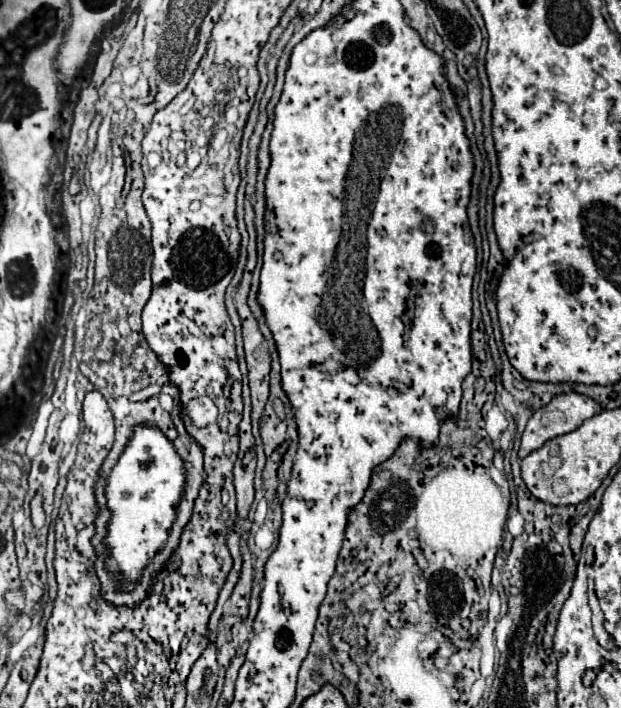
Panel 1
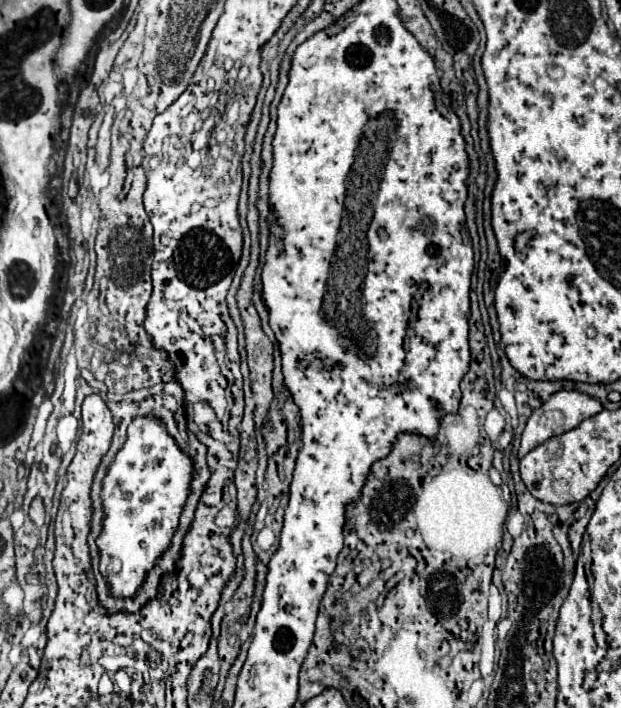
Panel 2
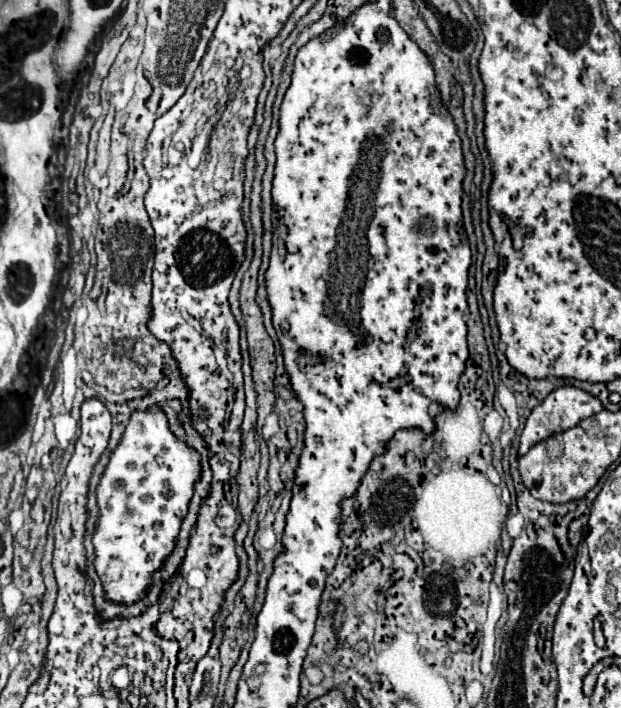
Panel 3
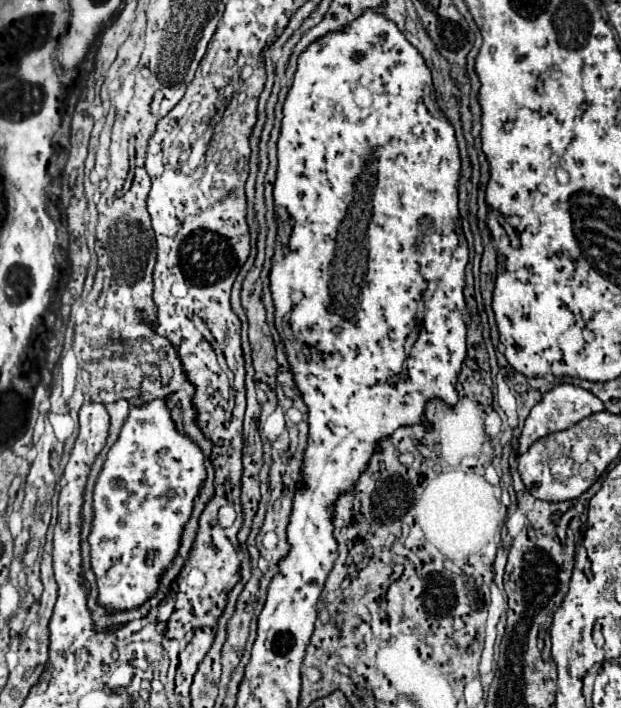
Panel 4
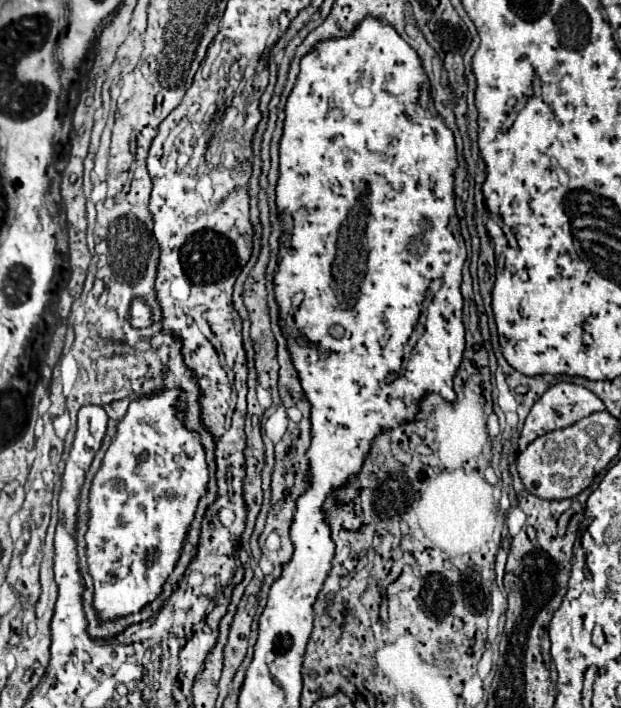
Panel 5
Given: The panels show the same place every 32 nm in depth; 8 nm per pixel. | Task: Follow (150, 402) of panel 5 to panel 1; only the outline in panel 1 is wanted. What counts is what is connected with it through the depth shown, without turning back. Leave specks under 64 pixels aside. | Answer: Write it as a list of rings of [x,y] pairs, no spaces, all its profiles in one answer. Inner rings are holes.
[[[136,426],[134,436],[114,466],[106,488],[108,508],[112,510],[106,538],[106,544],[110,548],[106,570],[118,572],[120,580],[128,580],[118,584],[120,590],[132,590],[142,568],[164,546],[168,530],[176,516],[176,504],[184,492],[184,482],[184,462],[172,448],[170,440],[158,428]]]

